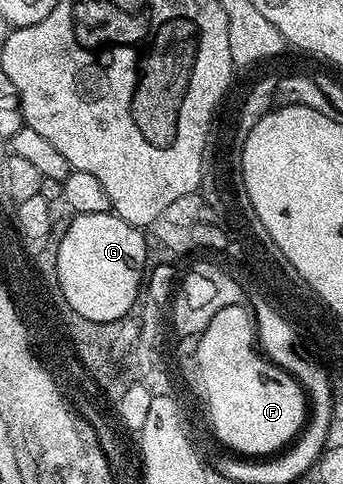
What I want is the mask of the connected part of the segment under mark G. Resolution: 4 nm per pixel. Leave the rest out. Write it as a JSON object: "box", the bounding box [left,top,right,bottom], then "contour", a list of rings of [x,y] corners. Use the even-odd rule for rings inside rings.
{"box":[58,211,145,322],"contour":[[[110,211],[99,215],[76,214],[69,222],[67,233],[61,238],[58,257],[58,285],[66,303],[74,309],[82,322],[120,321],[138,304],[143,286],[141,272],[145,269],[144,232],[137,228],[131,233],[131,227],[127,227],[127,222],[116,213]]]}

